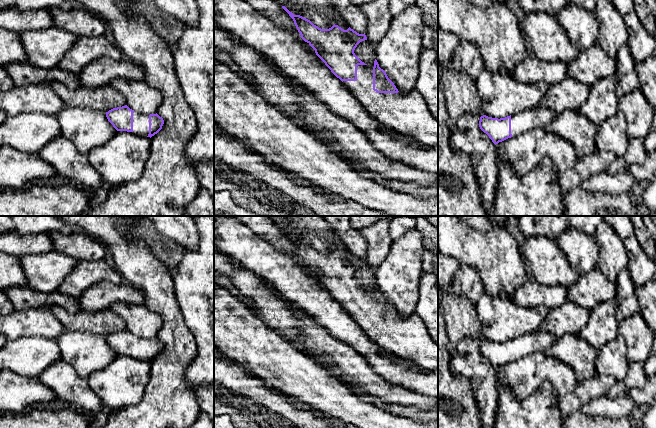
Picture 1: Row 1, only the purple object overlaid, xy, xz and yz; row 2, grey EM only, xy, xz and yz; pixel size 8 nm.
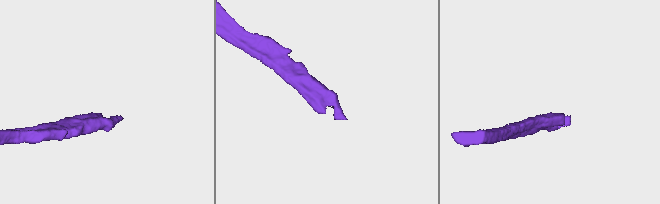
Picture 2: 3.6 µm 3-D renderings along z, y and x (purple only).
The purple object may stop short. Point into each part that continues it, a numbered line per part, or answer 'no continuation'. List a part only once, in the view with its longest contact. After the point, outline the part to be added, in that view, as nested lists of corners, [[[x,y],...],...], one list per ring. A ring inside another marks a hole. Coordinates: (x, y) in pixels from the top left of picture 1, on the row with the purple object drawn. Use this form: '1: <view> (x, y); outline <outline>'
1: xz (408, 114); outline [[[358,65],[357,80],[343,81],[343,84],[361,102],[361,104],[365,107],[368,113],[380,124],[394,130],[398,134],[413,137],[414,139],[426,146],[438,145],[438,118],[429,111],[427,103],[420,93],[416,91],[407,92],[405,95],[402,92],[377,93],[373,90],[373,68],[369,65]]]

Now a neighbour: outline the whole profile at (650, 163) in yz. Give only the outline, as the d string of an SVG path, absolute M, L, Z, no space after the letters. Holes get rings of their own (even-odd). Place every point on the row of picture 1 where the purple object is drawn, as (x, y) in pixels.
M656 150L649 152L642 165L632 164L626 166L632 176L639 182L648 182L656 175Z

